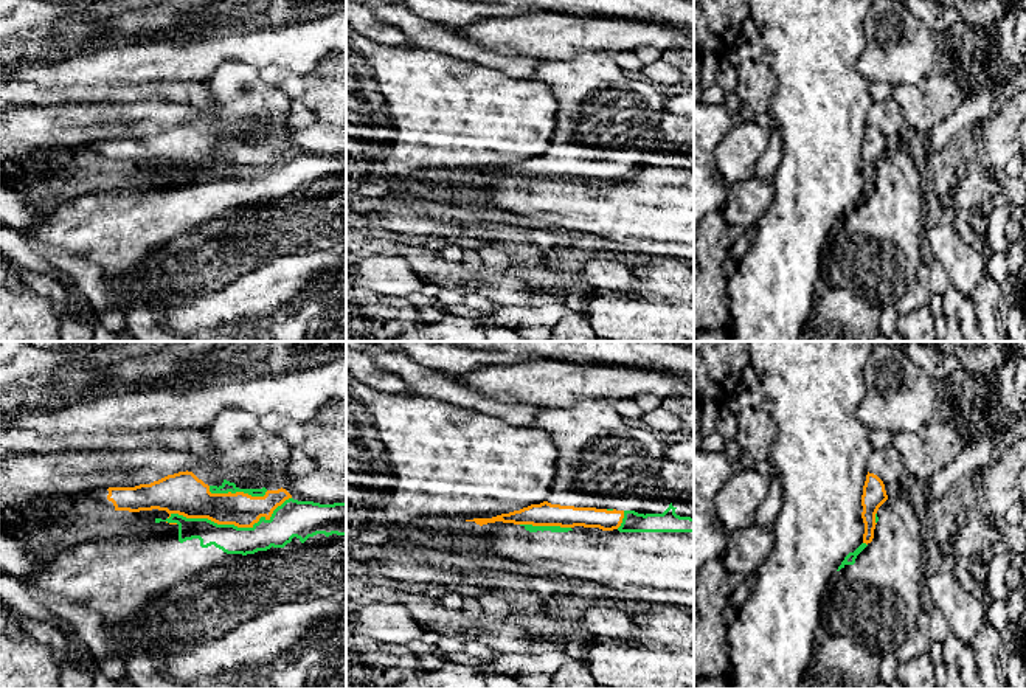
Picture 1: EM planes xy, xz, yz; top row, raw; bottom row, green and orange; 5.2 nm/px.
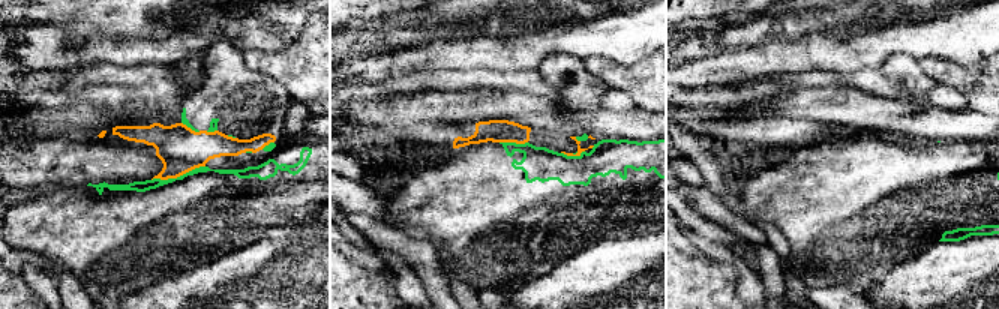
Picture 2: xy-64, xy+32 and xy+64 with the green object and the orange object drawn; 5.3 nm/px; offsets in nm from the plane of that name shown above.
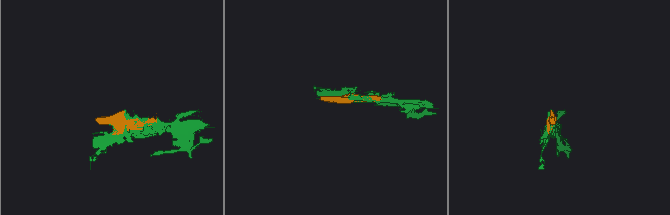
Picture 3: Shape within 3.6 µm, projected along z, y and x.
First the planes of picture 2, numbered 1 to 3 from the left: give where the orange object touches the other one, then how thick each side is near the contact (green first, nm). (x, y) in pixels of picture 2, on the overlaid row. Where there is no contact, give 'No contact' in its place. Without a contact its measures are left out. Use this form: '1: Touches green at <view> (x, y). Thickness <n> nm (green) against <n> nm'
1: Touches green at xy-64 (177, 177). Thickness 60 nm (green) against 240 nm
2: Touches green at xy+32 (572, 156). Thickness 180 nm (green) against 30 nm
3: No contact

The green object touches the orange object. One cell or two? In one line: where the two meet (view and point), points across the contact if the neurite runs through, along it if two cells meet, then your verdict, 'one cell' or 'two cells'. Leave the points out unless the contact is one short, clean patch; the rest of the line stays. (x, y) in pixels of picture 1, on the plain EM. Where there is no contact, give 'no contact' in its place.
meets green in xy at (228, 177); two cells

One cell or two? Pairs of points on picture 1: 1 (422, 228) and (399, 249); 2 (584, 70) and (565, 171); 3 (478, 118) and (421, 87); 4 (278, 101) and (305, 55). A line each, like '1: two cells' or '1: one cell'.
1: two cells
2: one cell
3: one cell
4: two cells

